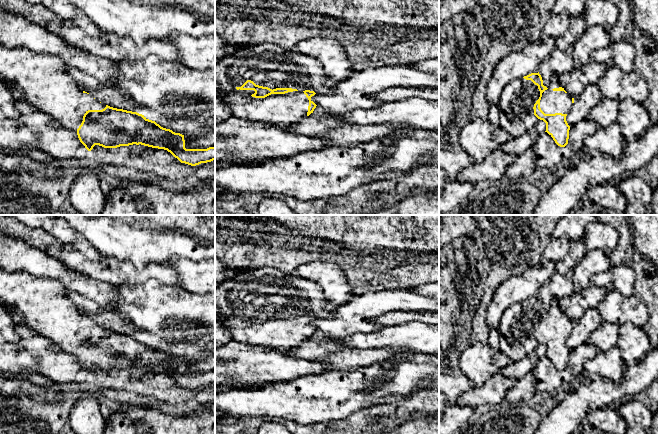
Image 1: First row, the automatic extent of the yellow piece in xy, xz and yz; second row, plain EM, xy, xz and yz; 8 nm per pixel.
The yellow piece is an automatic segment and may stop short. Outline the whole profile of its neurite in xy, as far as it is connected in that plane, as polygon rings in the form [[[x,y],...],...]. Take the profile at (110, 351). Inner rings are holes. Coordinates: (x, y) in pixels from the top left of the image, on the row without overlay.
[[[0,268],[0,298],[14,312],[12,317],[16,323],[52,339],[66,353],[76,357],[88,375],[95,369],[117,372],[141,368],[167,374],[181,387],[191,390],[215,384],[215,371],[186,373],[184,359],[163,352],[137,336],[113,332],[97,325],[79,312],[79,308],[67,297],[66,291],[58,281],[24,271],[7,272]]]

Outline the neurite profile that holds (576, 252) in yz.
[[[583,239],[570,240],[567,254],[562,260],[556,262],[556,272],[564,275],[573,270],[586,252]]]

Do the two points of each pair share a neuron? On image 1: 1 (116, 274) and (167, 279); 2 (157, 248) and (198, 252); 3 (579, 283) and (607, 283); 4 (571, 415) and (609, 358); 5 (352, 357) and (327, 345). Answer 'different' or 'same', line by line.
1: same
2: same
3: different
4: different
5: same

